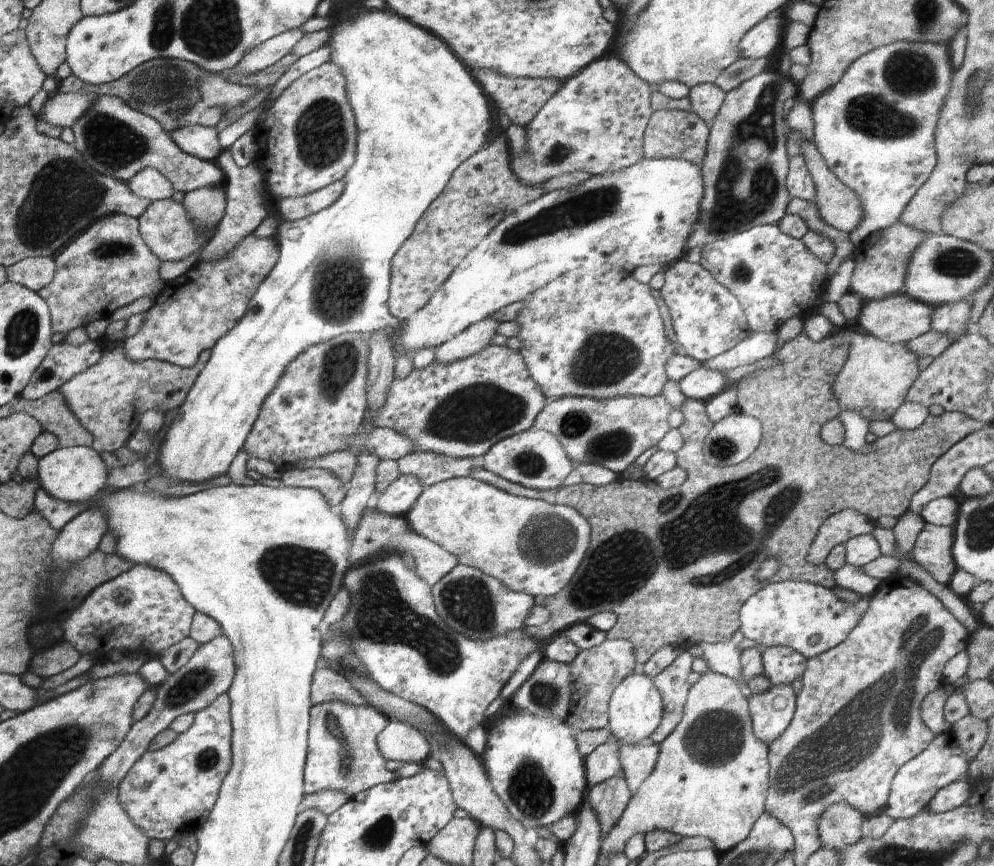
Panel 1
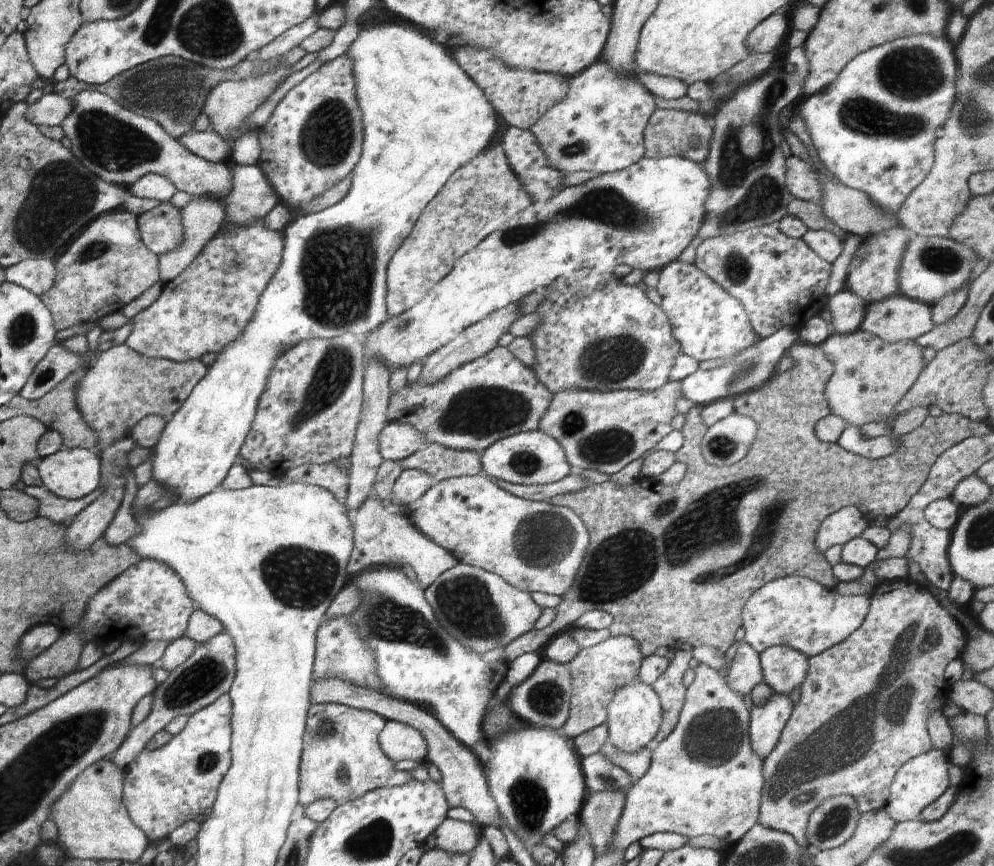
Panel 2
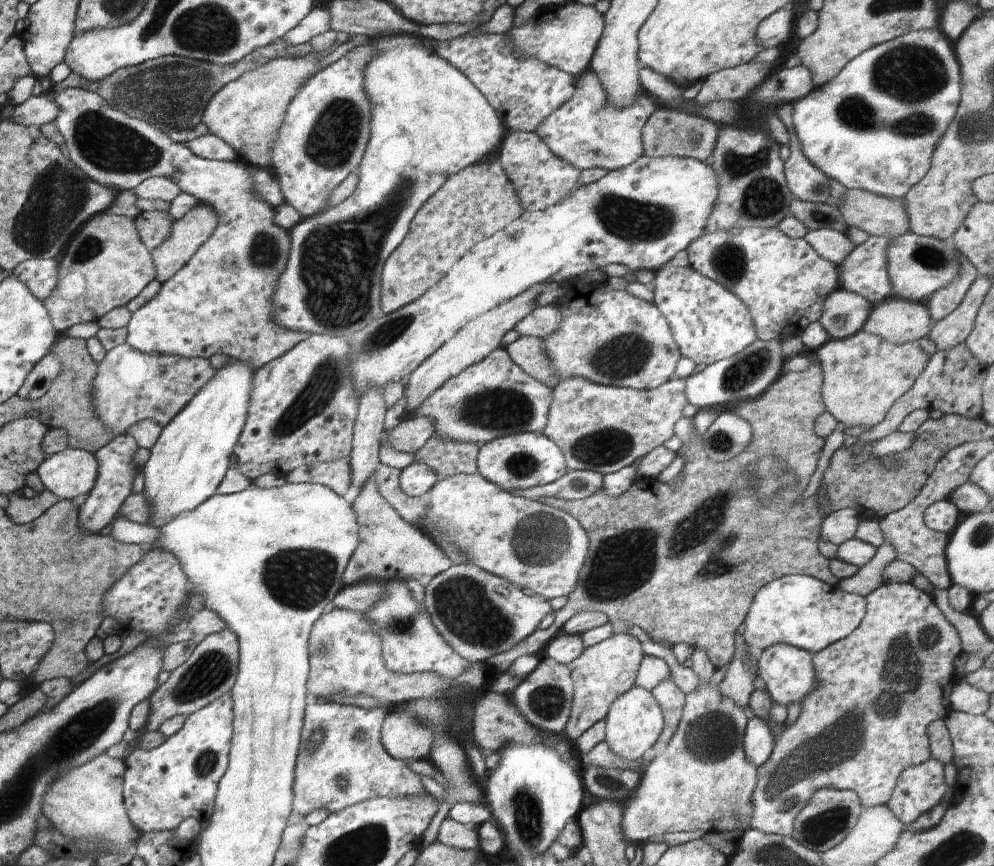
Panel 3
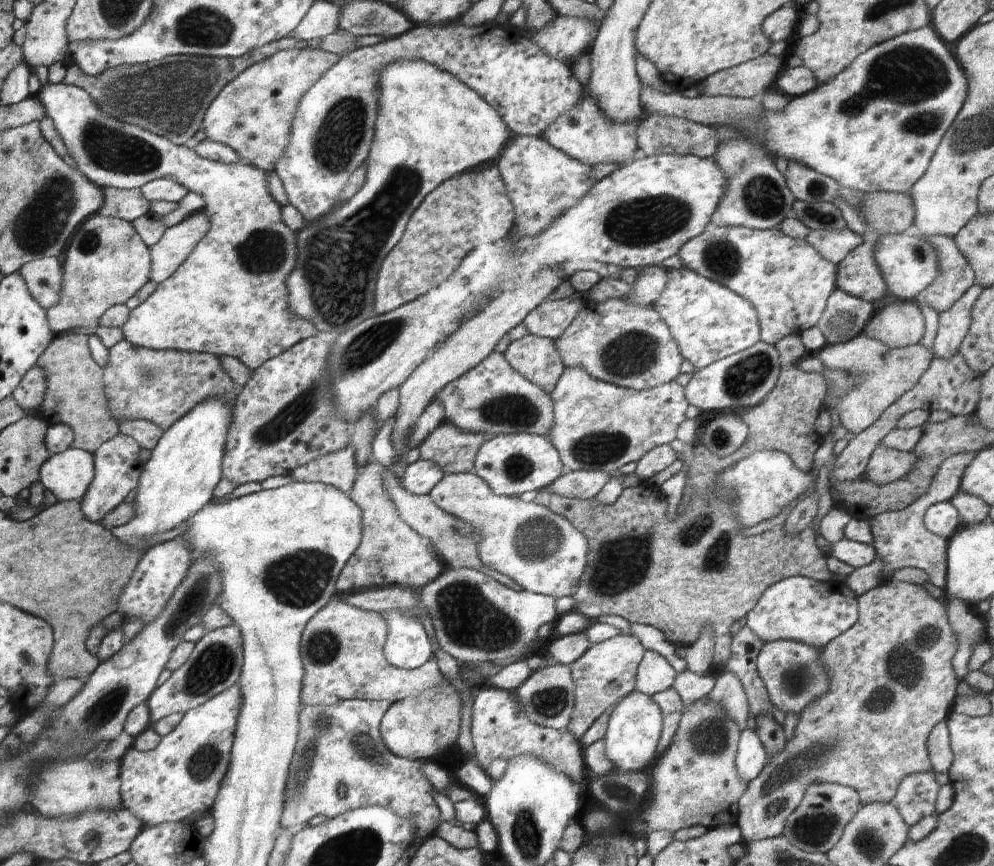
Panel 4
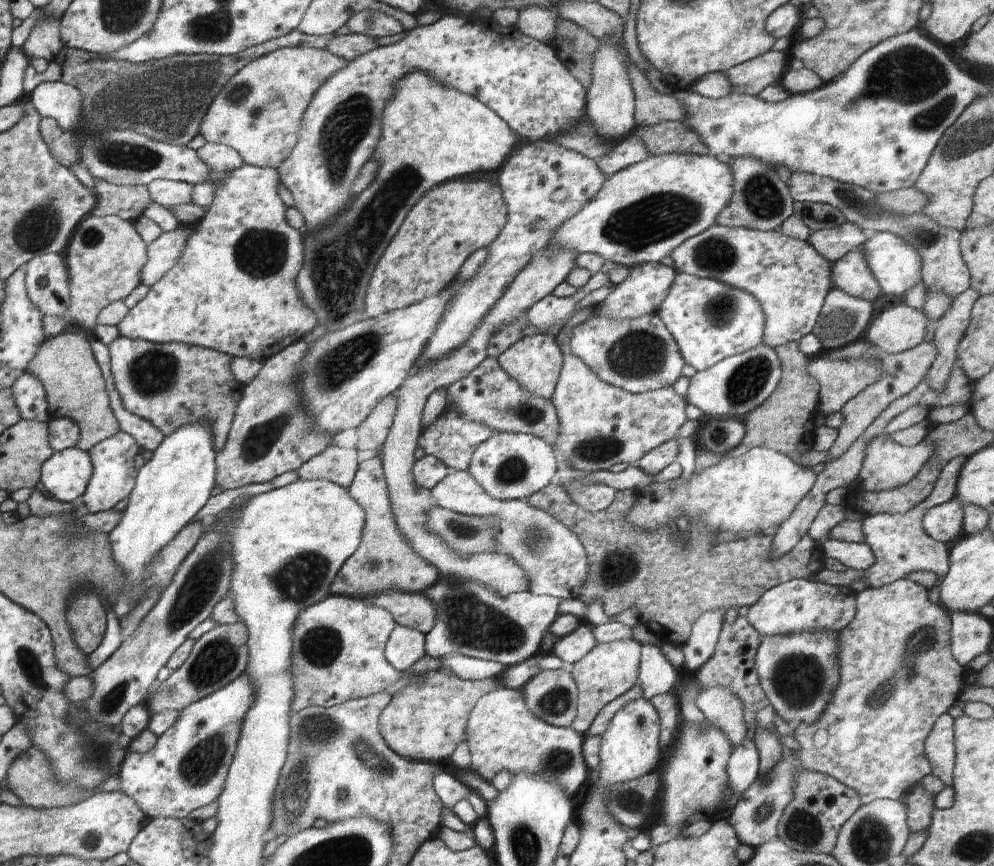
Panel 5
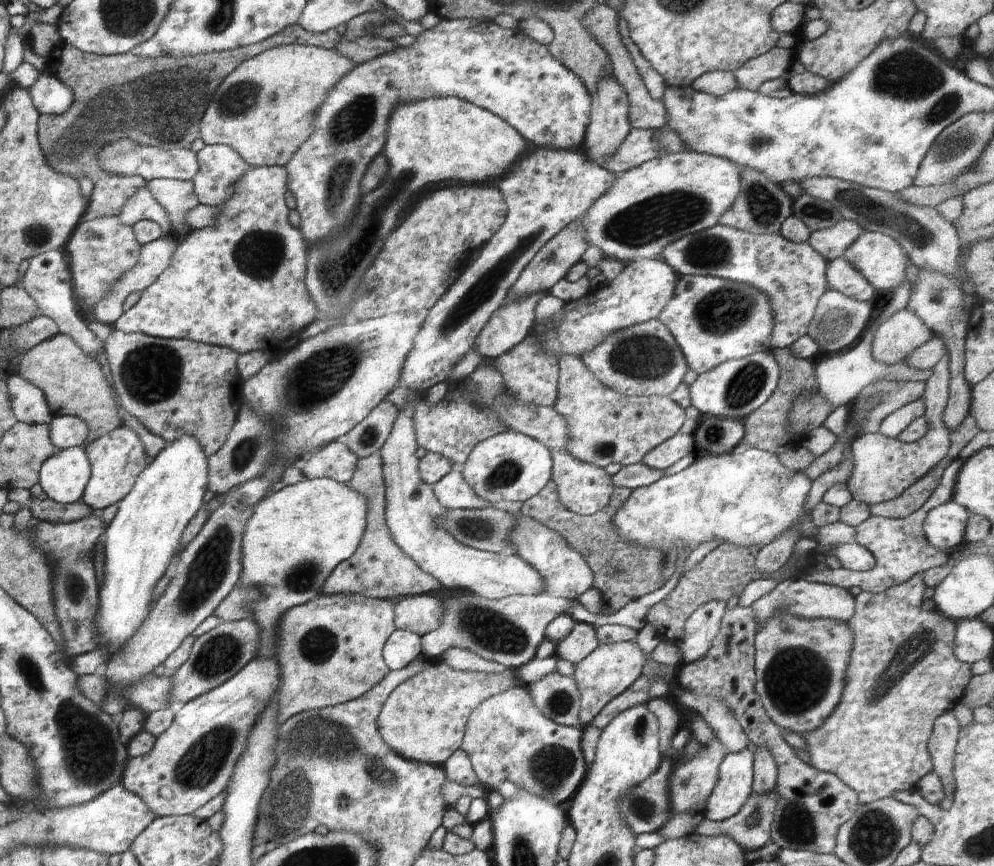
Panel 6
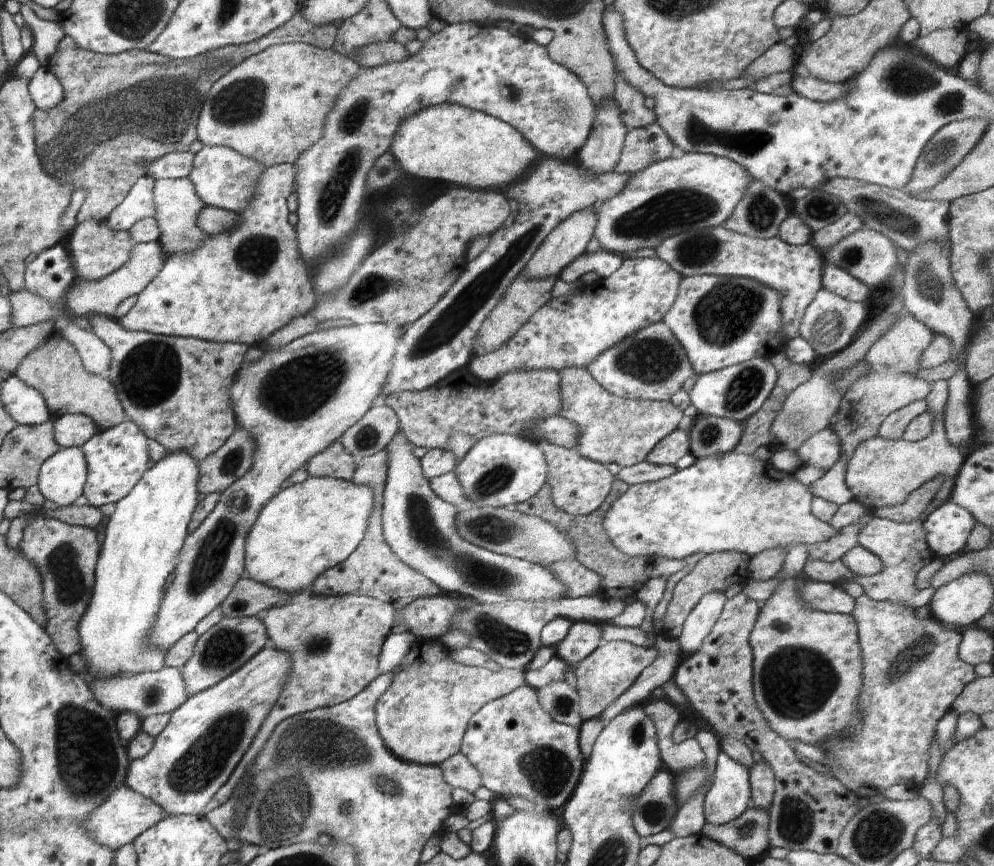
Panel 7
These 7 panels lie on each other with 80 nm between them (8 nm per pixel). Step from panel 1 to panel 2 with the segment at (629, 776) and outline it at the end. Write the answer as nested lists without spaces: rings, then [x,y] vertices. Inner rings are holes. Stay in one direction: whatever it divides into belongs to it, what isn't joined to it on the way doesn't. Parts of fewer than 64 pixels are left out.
[[[609,740],[600,748],[599,753],[604,755],[612,764],[628,772],[633,780],[633,784],[644,776],[651,763],[651,746],[646,746],[637,753],[625,753],[617,749]]]

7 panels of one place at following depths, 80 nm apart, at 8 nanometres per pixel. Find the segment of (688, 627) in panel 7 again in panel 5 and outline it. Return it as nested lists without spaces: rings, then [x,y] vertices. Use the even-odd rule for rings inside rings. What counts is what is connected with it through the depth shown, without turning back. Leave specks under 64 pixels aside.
[[[708,611],[695,620],[689,639],[681,646],[684,653],[683,664],[688,670],[696,672],[712,658],[723,627],[723,616],[722,611]]]

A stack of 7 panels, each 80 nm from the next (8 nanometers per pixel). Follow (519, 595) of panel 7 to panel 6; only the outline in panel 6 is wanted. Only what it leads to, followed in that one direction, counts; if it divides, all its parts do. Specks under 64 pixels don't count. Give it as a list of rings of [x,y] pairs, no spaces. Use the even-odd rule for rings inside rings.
[[[407,405],[396,415],[392,430],[379,450],[383,458],[383,475],[385,480],[385,523],[389,535],[405,555],[430,576],[433,576],[446,590],[470,591],[485,599],[503,599],[512,595],[541,595],[545,592],[544,577],[533,566],[530,566],[518,554],[493,553],[460,544],[443,525],[442,517],[448,510],[434,494],[432,486],[424,482],[419,475],[419,459],[416,449],[413,427],[413,405]]]

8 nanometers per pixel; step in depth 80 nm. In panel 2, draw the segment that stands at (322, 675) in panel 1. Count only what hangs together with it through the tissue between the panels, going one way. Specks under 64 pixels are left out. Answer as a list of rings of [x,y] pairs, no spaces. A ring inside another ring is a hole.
[[[318,679],[311,686],[311,701],[313,703],[336,703],[352,708],[372,711],[385,720],[403,722],[413,726],[427,742],[426,763],[439,768],[442,780],[440,785],[445,794],[449,808],[461,806],[470,810],[478,827],[484,827],[495,820],[502,819],[497,802],[492,798],[489,786],[483,773],[484,765],[479,758],[466,748],[432,713],[414,702],[396,699],[384,693],[356,687],[342,679]]]

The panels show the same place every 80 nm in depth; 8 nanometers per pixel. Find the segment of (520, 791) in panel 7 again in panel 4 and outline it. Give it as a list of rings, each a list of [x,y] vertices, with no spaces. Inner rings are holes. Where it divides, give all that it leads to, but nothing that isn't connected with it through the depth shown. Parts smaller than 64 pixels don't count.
[[[483,687],[473,701],[470,726],[473,756],[486,772],[494,758],[504,758],[508,762],[520,755],[530,755],[540,759],[556,772],[565,774],[578,786],[584,778],[584,748],[581,742],[567,730],[559,731],[533,723],[512,691]]]

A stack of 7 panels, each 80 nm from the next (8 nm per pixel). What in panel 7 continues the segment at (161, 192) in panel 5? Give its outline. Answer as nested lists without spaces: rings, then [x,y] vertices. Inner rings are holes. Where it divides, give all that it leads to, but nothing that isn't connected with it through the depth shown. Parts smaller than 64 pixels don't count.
[[[188,177],[153,181],[153,205],[160,232],[160,238],[156,241],[163,246],[166,260],[174,255],[184,255],[185,253],[190,257],[205,243],[207,233],[199,227],[199,214],[205,204],[195,193],[195,184],[192,184]]]

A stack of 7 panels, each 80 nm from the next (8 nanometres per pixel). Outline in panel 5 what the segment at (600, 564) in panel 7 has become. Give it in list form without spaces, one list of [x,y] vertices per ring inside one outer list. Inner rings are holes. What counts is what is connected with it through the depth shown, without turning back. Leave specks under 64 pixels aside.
[[[552,481],[548,483],[548,486],[541,488],[538,492],[531,494],[526,502],[529,505],[532,505],[534,508],[543,510],[548,514],[551,514],[557,521],[560,521],[566,528],[569,528],[580,540],[583,544],[587,559],[588,559],[588,574],[583,587],[581,588],[581,593],[578,599],[585,602],[585,604],[589,605],[592,600],[595,598],[600,598],[601,606],[606,616],[615,617],[624,611],[636,611],[642,624],[644,624],[651,632],[654,633],[654,636],[658,638],[658,640],[663,643],[669,643],[672,645],[682,646],[689,638],[692,625],[695,620],[702,614],[708,611],[722,611],[723,614],[730,608],[731,606],[738,607],[737,610],[741,606],[750,606],[754,604],[764,592],[766,592],[769,588],[775,587],[780,583],[788,582],[792,579],[809,579],[812,574],[818,574],[820,572],[820,557],[822,552],[816,550],[817,544],[814,542],[807,534],[803,536],[803,539],[796,545],[787,555],[784,555],[783,558],[779,559],[770,559],[769,552],[771,549],[771,540],[772,536],[766,535],[754,535],[749,539],[738,539],[737,541],[727,542],[726,544],[721,545],[712,545],[712,540],[715,536],[720,532],[716,528],[711,529],[708,525],[700,521],[694,520],[692,523],[689,523],[688,530],[682,535],[678,530],[679,543],[674,544],[671,539],[671,531],[670,527],[662,527],[653,533],[649,533],[648,531],[638,529],[634,525],[630,525],[627,522],[627,512],[631,511],[631,508],[635,505],[635,502],[639,499],[639,492],[632,489],[624,489],[621,491],[616,491],[614,502],[607,508],[601,511],[594,511],[593,513],[585,511],[583,508],[580,508],[580,505],[574,504],[566,491],[558,484],[557,481]]]

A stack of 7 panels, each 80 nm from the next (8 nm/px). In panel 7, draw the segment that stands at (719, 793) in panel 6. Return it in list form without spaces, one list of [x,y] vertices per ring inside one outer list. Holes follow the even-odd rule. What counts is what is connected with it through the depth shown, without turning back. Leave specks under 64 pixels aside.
[[[720,750],[715,758],[712,786],[707,790],[703,802],[706,823],[729,823],[738,818],[750,805],[752,802],[749,770]]]

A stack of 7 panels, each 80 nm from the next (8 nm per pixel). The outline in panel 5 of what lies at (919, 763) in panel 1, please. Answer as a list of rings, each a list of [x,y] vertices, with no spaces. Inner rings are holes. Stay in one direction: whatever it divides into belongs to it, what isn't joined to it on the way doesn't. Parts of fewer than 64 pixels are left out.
[[[921,784],[911,787],[899,799],[908,809],[907,823],[911,833],[926,831],[931,823],[931,812],[934,808],[934,797],[931,797]]]

